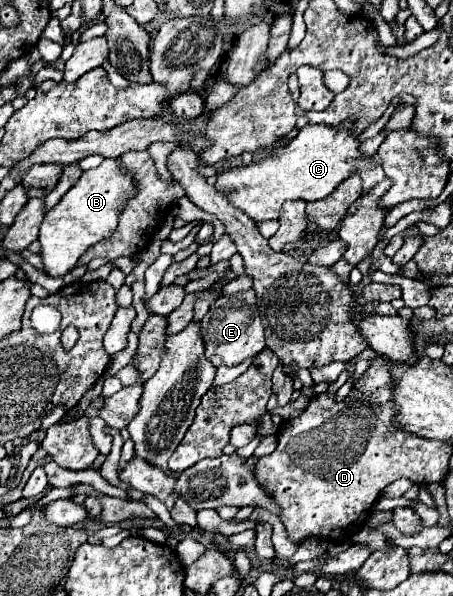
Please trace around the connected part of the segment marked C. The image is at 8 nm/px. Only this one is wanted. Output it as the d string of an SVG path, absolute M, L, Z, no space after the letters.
M351 116L345 124L333 128L327 124L307 124L299 130L299 136L293 138L287 146L273 150L265 160L251 162L243 168L231 168L217 176L217 190L225 192L227 186L235 186L237 192L225 192L229 202L237 206L241 212L253 218L253 222L261 220L277 220L281 214L281 206L285 200L321 200L329 196L343 180L357 174L357 166L347 160L369 160L381 166L381 158L377 154L363 156L359 152L359 138L353 134L353 124L357 122Z

